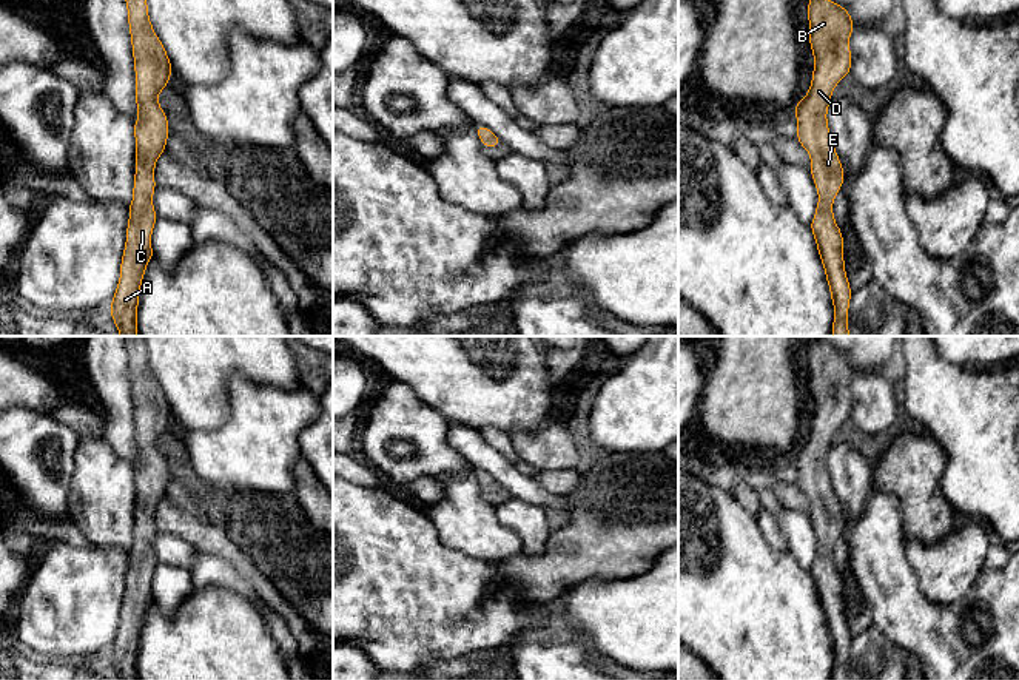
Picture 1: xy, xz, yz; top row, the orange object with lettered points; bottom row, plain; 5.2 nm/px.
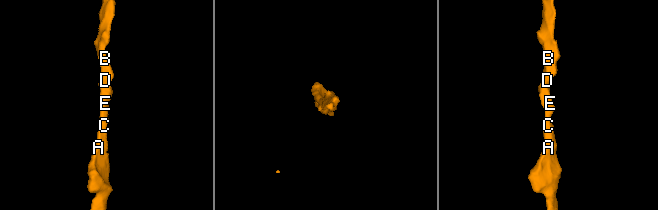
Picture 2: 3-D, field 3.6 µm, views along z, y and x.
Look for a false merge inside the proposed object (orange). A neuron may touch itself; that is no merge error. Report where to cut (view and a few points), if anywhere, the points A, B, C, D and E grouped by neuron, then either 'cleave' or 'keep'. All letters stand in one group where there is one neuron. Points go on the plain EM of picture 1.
no cut; A B C D E; keep

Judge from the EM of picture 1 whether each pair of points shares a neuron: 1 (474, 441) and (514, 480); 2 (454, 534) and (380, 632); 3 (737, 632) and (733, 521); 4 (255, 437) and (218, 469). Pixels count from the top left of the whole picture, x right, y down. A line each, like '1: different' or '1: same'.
1: same
2: different
3: same
4: same

